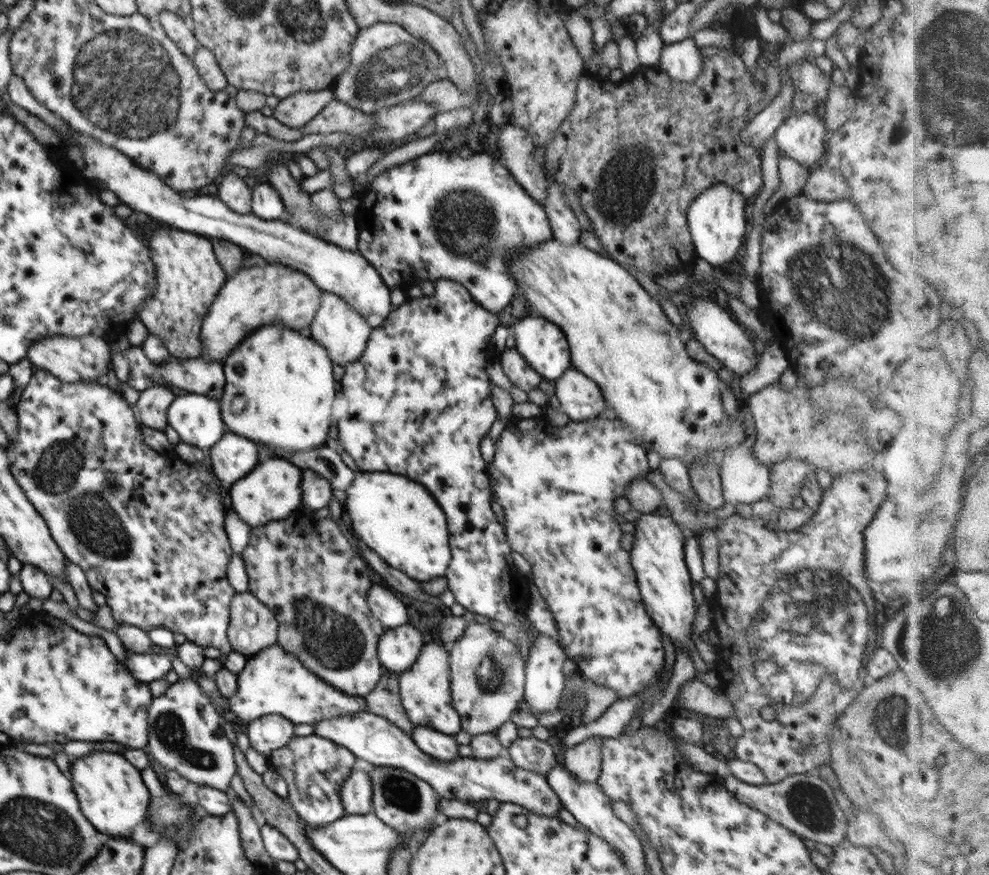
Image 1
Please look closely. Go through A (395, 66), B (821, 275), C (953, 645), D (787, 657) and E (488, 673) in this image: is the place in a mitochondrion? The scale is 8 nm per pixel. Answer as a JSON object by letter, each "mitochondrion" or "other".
{"A":"mitochondrion","B":"mitochondrion","C":"mitochondrion","D":"mitochondrion","E":"mitochondrion"}

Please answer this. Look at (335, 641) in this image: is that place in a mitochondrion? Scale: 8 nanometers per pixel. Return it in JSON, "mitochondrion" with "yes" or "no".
{"mitochondrion":"yes"}

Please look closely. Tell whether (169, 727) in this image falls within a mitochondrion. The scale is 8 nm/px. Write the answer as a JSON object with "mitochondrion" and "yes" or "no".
{"mitochondrion":"yes"}

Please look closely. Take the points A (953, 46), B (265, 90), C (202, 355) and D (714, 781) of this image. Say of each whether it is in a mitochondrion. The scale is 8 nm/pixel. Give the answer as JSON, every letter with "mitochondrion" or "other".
{"A":"mitochondrion","B":"other","C":"other","D":"other"}

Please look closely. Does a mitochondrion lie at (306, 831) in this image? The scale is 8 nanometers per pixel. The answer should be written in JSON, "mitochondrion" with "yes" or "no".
{"mitochondrion":"no"}

